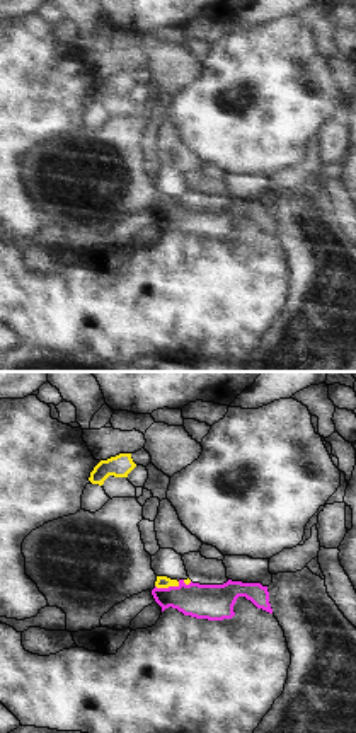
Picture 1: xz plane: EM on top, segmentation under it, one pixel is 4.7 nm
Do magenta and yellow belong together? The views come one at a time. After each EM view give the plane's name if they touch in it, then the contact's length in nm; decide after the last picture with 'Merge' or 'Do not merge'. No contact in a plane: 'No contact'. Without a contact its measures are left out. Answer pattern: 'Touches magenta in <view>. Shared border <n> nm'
Touches magenta in xz. Shared border 120 nm

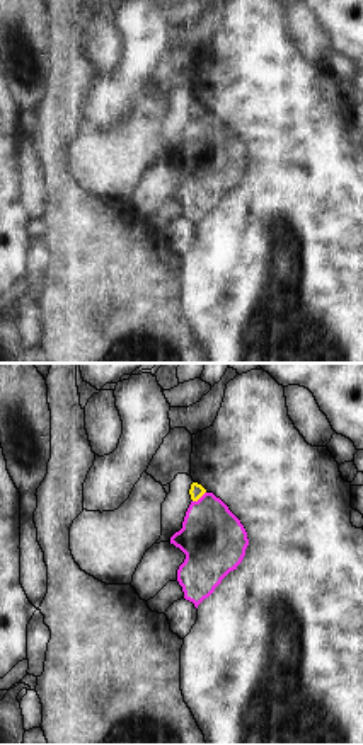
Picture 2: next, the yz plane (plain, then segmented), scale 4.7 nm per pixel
Touches magenta in yz. Shared border 80 nm

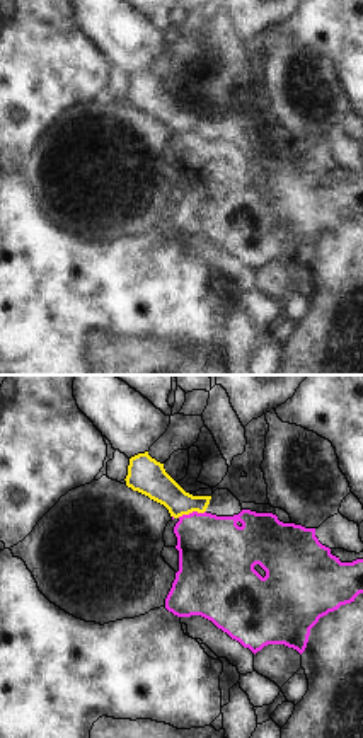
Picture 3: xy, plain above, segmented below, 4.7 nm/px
Touches magenta in xy. Shared border 140 nm

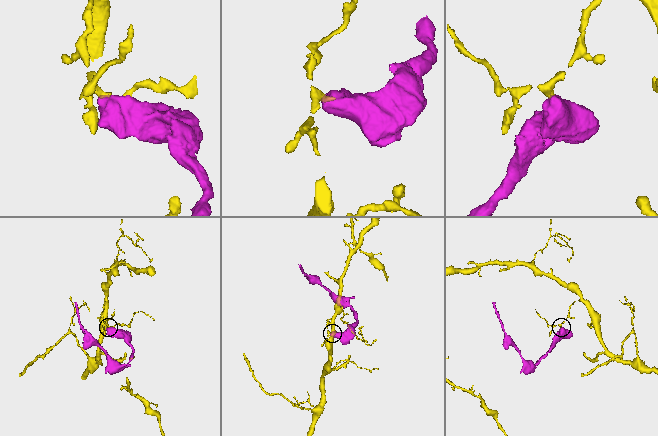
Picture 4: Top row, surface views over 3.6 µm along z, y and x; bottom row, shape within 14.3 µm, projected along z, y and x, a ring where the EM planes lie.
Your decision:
Do not merge

